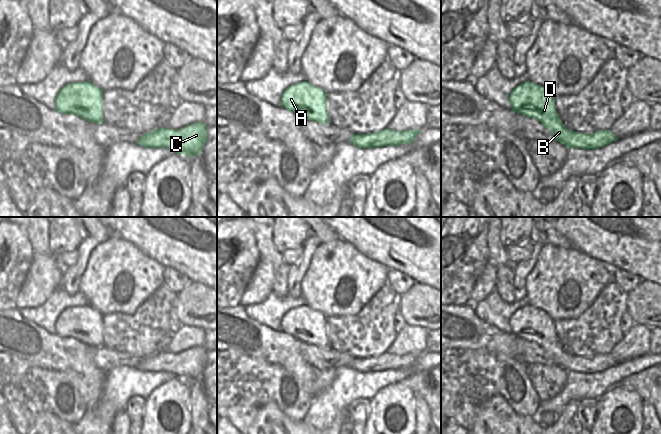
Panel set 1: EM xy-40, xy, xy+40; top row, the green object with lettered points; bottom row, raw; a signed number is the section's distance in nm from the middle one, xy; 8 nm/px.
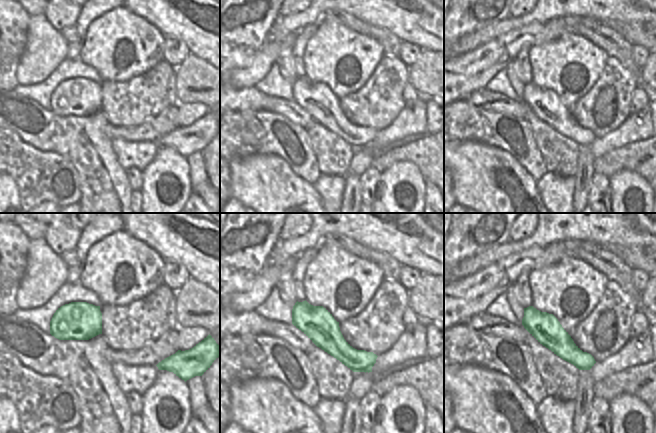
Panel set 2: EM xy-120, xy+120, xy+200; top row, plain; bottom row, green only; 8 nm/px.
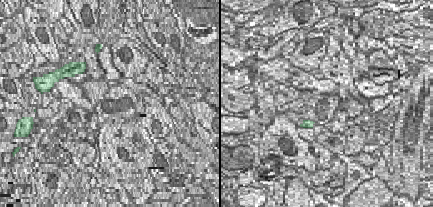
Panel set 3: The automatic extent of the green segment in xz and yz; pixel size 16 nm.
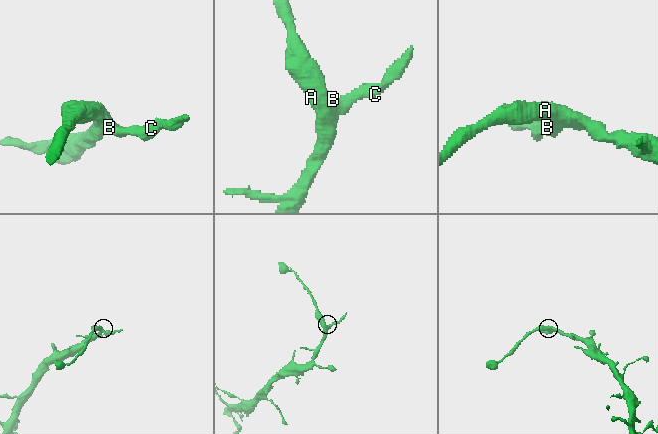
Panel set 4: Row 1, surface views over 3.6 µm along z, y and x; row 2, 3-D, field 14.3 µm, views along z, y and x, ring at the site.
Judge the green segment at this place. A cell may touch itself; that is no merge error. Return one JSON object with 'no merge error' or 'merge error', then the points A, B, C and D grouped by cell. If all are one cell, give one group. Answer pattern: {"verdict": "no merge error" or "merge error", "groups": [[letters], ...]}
{"verdict": "no merge error", "groups": [["A", "B", "C", "D"]]}

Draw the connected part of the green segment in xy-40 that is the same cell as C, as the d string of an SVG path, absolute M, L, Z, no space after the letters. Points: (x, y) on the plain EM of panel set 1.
M196 346L178 354L158 352L143 358L137 368L146 372L170 372L184 380L199 380L207 365L207 351Z

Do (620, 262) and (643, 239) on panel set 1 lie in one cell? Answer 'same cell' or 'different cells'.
same cell

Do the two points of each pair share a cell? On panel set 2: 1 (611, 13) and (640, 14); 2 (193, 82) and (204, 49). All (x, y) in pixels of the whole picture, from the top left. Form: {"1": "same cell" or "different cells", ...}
{"1": "same cell", "2": "different cells"}

